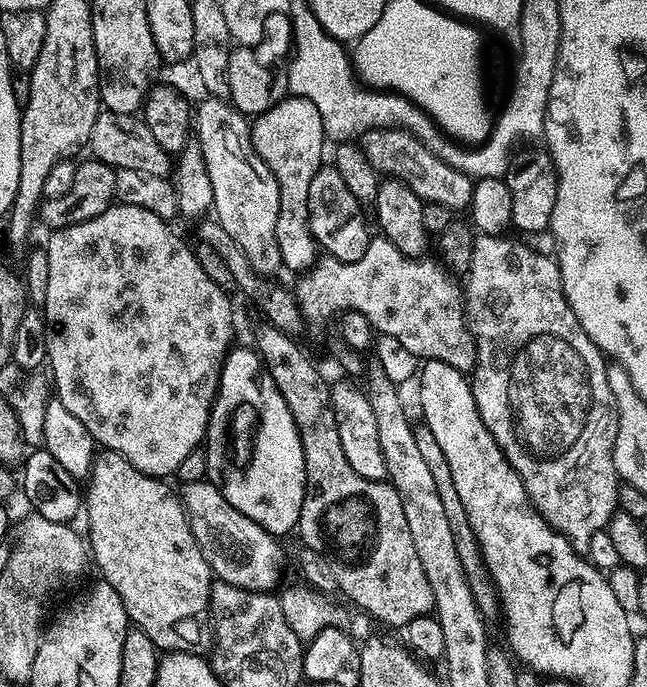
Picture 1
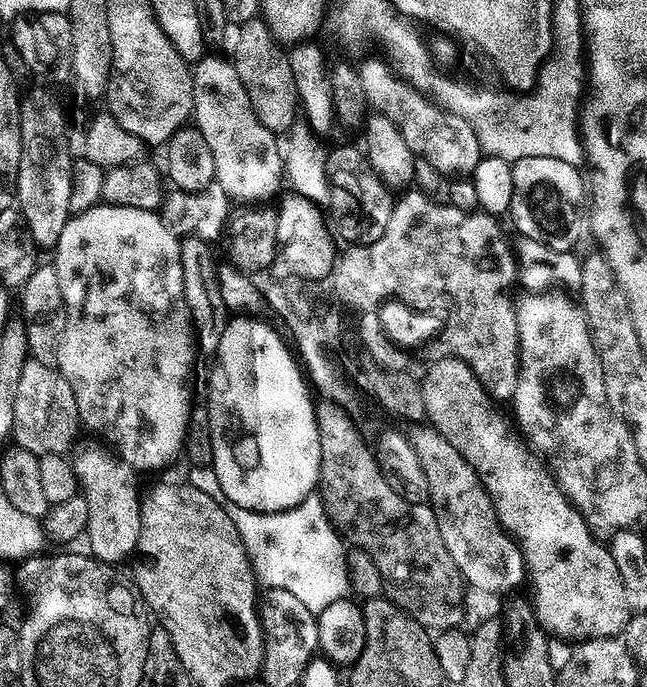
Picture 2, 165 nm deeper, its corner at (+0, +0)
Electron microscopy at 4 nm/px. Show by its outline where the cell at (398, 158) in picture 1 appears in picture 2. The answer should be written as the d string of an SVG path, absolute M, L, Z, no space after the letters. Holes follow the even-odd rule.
M383 59L368 60L359 65L362 90L368 99L368 107L377 116L385 116L398 128L406 146L421 160L430 162L434 170L449 178L460 178L476 169L480 157L480 143L474 130L461 116L445 112L433 104L417 88L405 83L384 63Z

